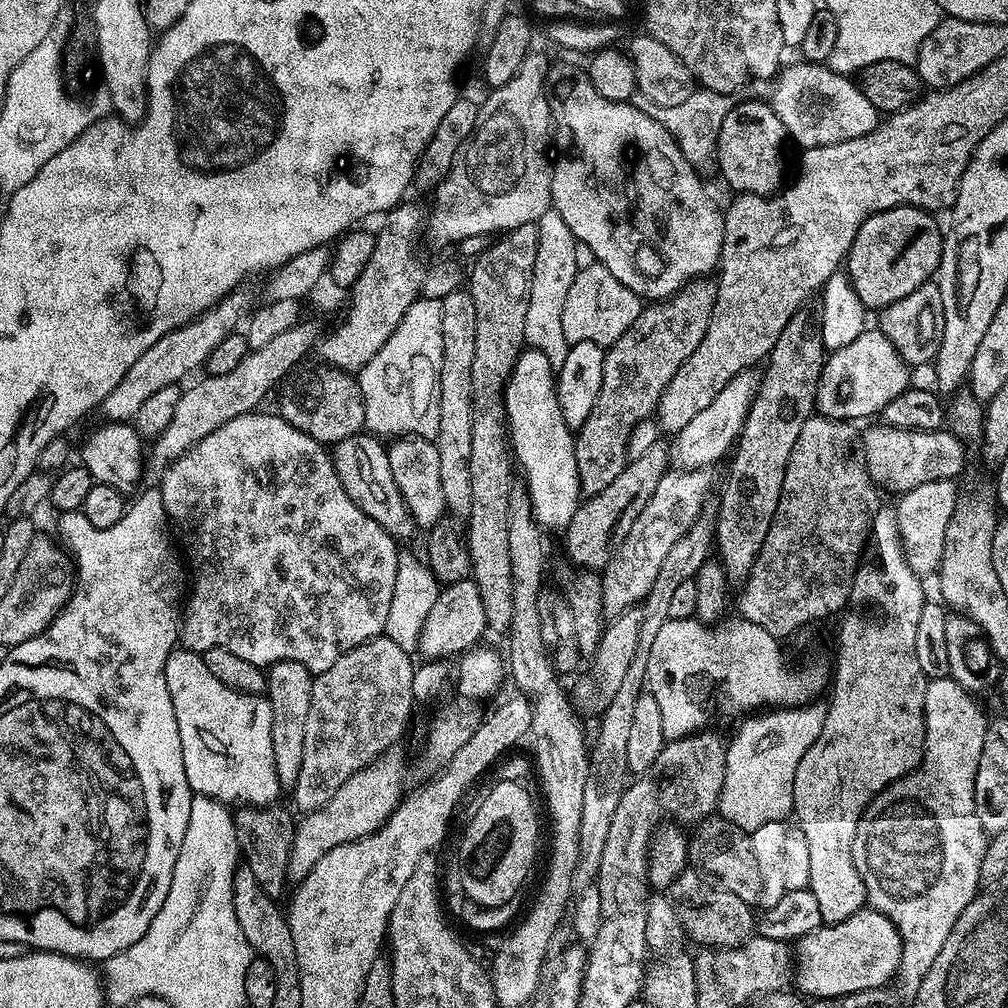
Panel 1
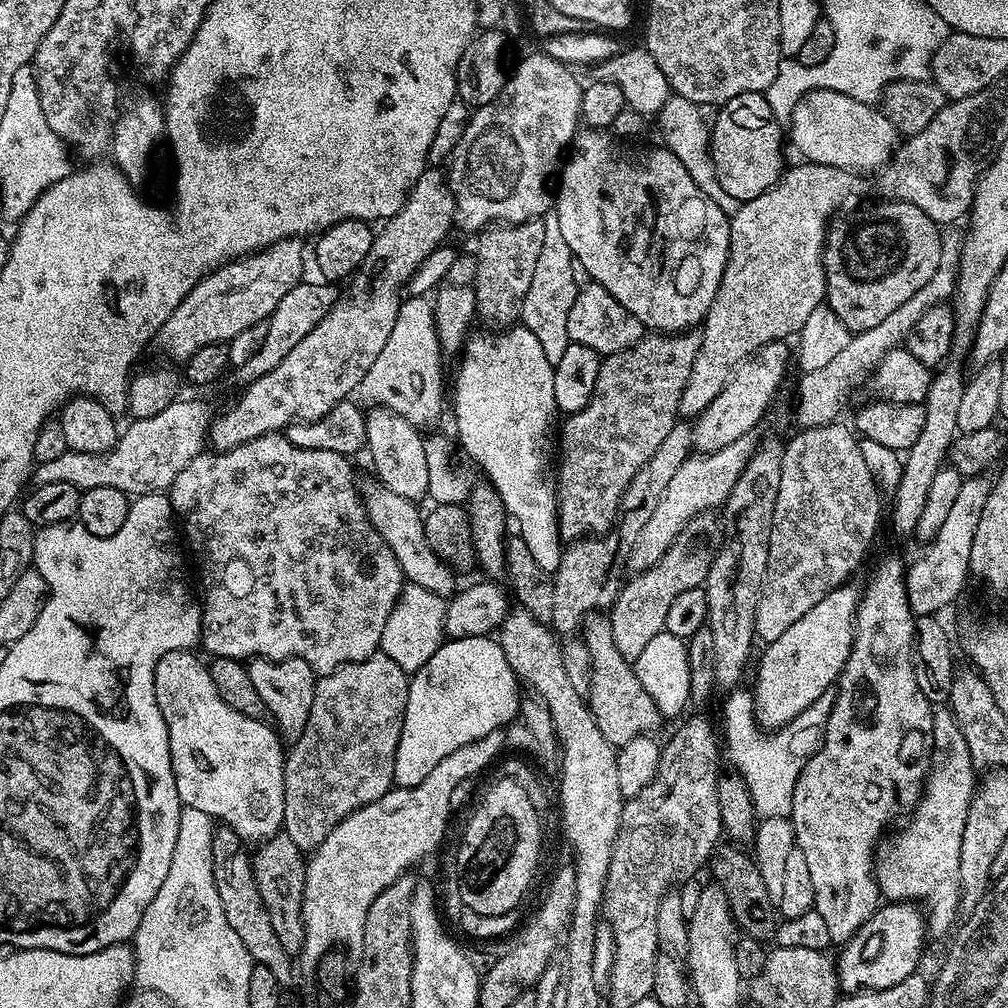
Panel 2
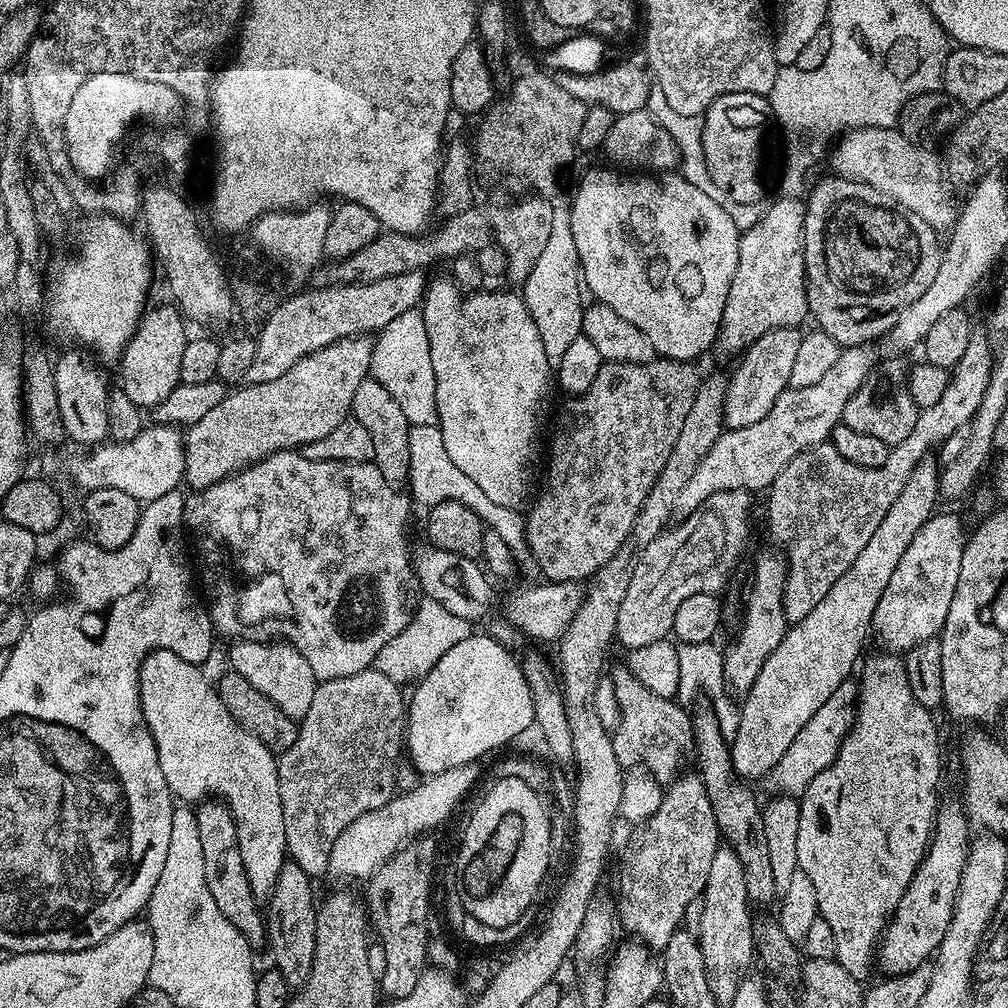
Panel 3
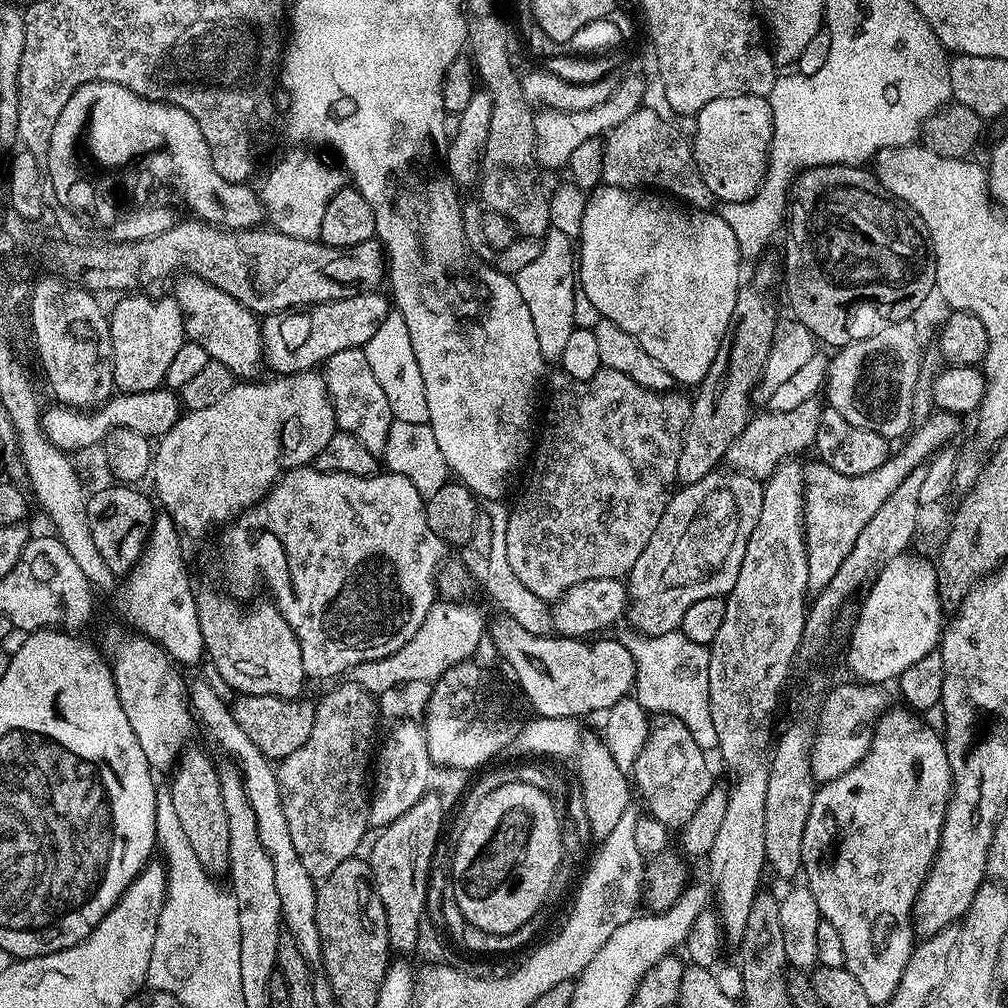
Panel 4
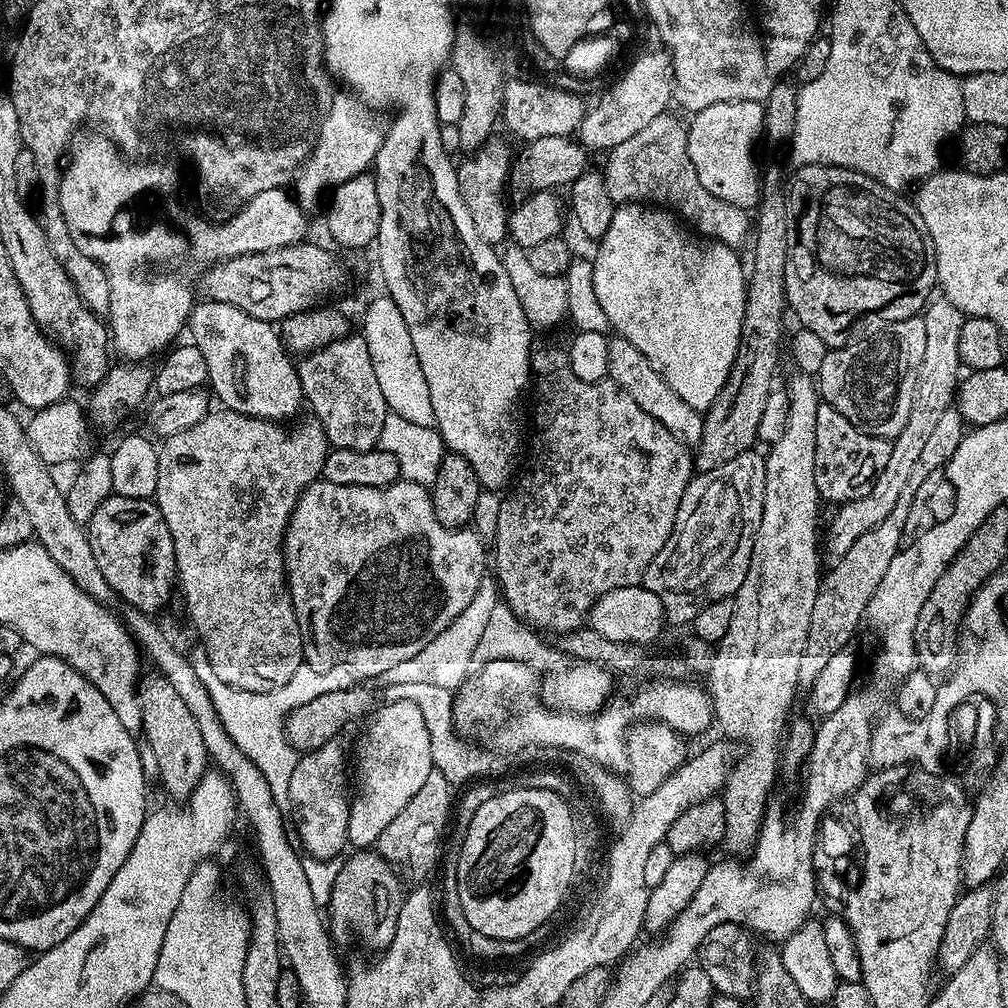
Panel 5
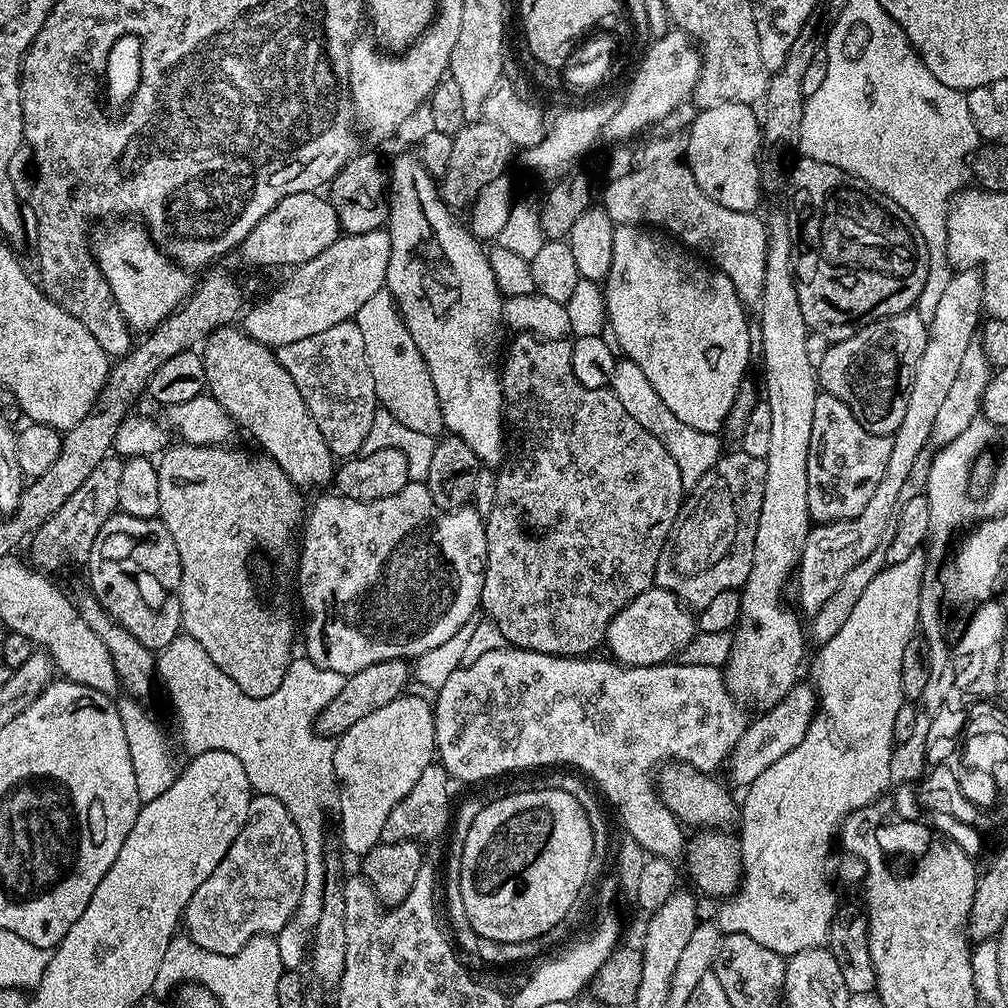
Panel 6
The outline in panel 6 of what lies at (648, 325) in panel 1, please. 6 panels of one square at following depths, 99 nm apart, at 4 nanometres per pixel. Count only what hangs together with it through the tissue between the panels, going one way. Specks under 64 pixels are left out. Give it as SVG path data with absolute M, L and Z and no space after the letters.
M522 332L511 337L510 343L506 348L506 355L502 360L502 371L500 374L502 382L502 394L504 395L504 418L506 421L506 455L503 464L499 465L497 476L497 497L494 499L494 508L486 515L484 522L484 533L486 534L486 566L484 567L484 581L482 582L482 594L480 595L480 608L483 615L487 619L497 624L499 630L504 635L505 641L511 647L525 648L526 650L534 650L542 654L550 654L551 656L578 656L587 657L595 650L599 644L603 645L608 639L608 627L610 622L618 615L624 607L634 598L638 598L638 594L642 594L647 588L656 584L656 567L658 566L658 558L662 554L662 550L666 547L668 538L672 534L672 528L676 524L676 519L680 513L680 505L684 503L686 489L682 482L682 474L678 470L678 462L674 462L674 458L670 458L670 450L666 450L666 446L662 446L662 442L658 442L658 438L654 438L654 434L650 434L650 430L646 430L634 420L630 418L630 414L626 412L622 402L618 402L618 398L612 393L611 387L606 388L587 388L582 386L582 382L578 382L578 378L574 378L574 366L572 365L572 357L570 355L570 344L567 339L562 340L541 340L532 335L531 332Z

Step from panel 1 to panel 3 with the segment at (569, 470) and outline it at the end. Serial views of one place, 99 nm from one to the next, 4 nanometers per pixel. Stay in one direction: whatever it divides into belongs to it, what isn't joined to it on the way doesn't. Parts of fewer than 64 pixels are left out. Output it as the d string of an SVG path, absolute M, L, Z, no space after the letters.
M451 278L445 280L434 279L427 285L422 301L422 311L426 328L426 338L430 344L430 363L434 366L434 390L436 391L436 406L438 420L444 431L444 440L448 449L464 448L462 465L467 477L479 485L493 502L499 506L519 509L520 503L528 496L528 483L532 480L532 459L536 456L536 443L540 440L540 415L544 412L544 399L548 396L548 383L554 380L554 368L546 360L545 347L542 346L541 335L531 318L530 310L524 304L523 295L512 292L473 291L464 304L465 293L460 290Z

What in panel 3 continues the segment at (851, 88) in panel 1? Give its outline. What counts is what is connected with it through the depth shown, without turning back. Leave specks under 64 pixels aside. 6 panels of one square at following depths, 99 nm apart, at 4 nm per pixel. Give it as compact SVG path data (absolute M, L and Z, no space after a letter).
M896 128L851 129L835 141L830 160L831 156L831 171L835 175L847 180L860 180L863 184L874 186L874 190L887 192L893 200L906 206L906 210L914 210L914 214L927 224L955 225L958 204L952 201L952 192L948 189L949 177L941 157L937 153L936 157L924 144L910 142Z

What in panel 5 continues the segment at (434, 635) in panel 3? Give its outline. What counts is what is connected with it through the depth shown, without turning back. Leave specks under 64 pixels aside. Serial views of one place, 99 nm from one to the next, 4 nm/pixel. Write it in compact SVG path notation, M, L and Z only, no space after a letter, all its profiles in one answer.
M481 579L474 598L470 598L470 602L464 607L462 614L458 614L458 618L454 618L454 622L444 624L439 629L438 638L428 640L426 646L422 646L422 650L418 650L418 654L414 654L414 658L410 658L408 662L398 662L398 666L390 666L390 670L386 670L386 674L378 677L379 683L385 686L392 683L403 685L404 683L426 681L428 685L444 686L453 690L459 688L470 675L474 650L497 602L498 585L495 579Z

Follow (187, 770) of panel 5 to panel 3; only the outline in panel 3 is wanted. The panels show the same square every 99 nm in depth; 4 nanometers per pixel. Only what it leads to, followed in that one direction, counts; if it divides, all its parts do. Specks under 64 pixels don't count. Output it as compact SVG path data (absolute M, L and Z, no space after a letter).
M205 798L195 805L196 821L198 822L198 839L202 842L202 866L206 874L206 886L210 890L210 898L218 902L218 910L246 938L253 949L260 950L266 944L266 920L258 909L258 901L250 890L250 882L246 882L246 866L242 866L242 850L238 850L238 830L232 817L232 811L219 798Z

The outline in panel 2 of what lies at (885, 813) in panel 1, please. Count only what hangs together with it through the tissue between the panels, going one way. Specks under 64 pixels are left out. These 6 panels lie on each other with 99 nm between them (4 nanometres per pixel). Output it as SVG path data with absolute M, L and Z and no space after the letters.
M937 711L932 721L932 767L924 782L924 794L911 813L912 821L901 832L885 835L876 845L874 871L885 901L924 900L927 935L947 937L957 923L956 915L962 912L962 836L966 830L966 814L978 787L978 769L972 765L970 746L966 746L966 738L962 738L962 730L951 711Z

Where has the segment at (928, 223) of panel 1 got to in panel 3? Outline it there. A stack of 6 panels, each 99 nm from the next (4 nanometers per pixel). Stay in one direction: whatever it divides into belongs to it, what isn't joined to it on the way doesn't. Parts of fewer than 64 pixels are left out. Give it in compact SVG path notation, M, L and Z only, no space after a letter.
M828 174L825 180L820 180L812 188L808 200L804 204L804 285L808 291L808 311L811 319L816 319L815 327L821 332L830 334L834 342L839 344L841 349L859 348L871 345L872 340L887 337L888 331L896 324L896 315L903 312L906 306L918 302L922 294L926 294L926 286L934 282L934 274L938 274L940 265L940 254L942 251L941 241L936 241L937 229L927 224L914 210L906 210L896 200L893 200L887 192L874 190L874 186L863 184L860 180L847 180L835 174Z

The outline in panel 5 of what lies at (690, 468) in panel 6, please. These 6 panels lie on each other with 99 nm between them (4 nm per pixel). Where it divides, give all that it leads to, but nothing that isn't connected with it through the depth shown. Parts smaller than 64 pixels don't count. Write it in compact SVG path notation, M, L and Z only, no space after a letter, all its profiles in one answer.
M613 335L609 339L608 349L610 350L610 362L607 379L622 390L626 390L626 394L630 394L630 398L634 398L634 402L638 402L638 406L642 406L642 410L650 414L650 418L662 422L662 426L666 426L670 434L674 434L689 446L699 444L704 425L703 415L697 409L686 406L686 402L682 402L682 398L678 398L674 390L670 390L662 374L658 374L658 370L654 370L654 366L646 362L646 354L642 354L638 346L633 346L630 342L626 342L626 338L618 335Z

